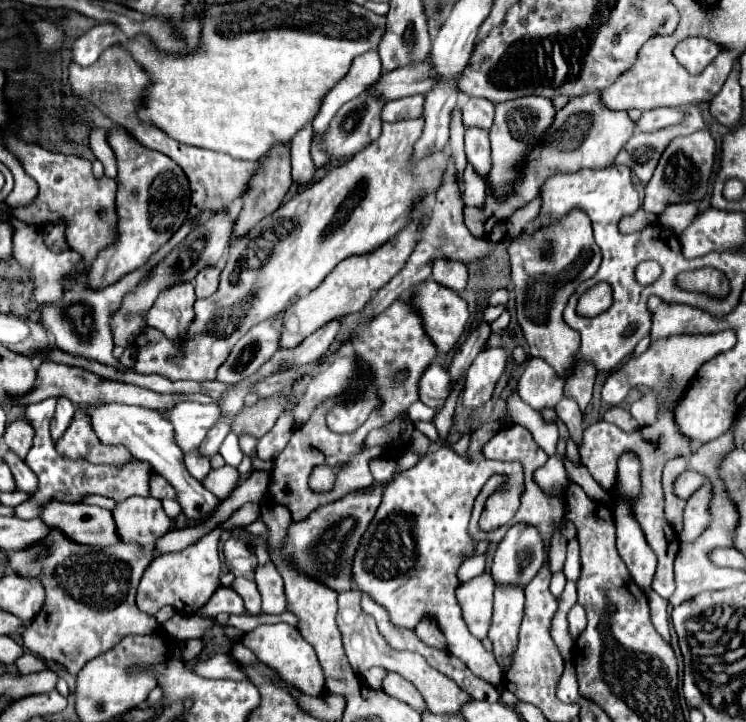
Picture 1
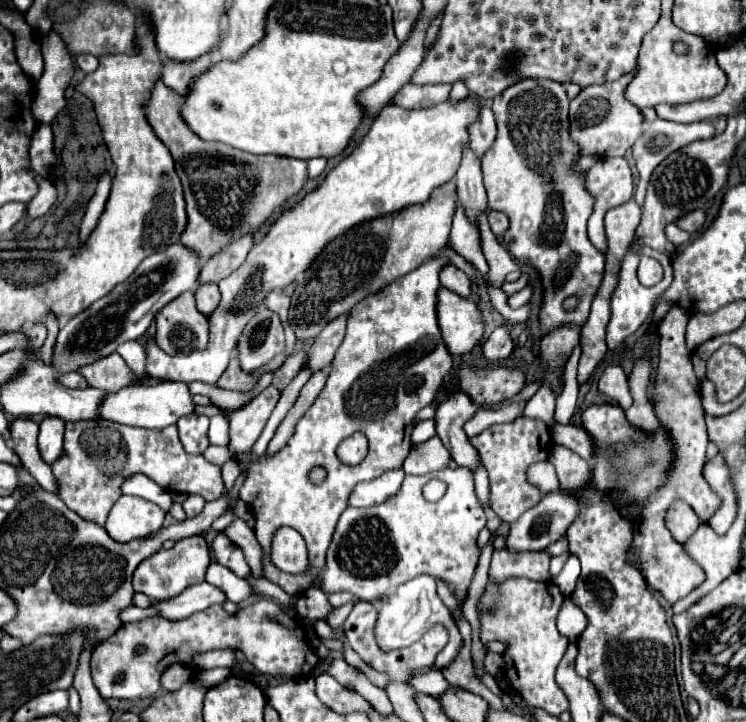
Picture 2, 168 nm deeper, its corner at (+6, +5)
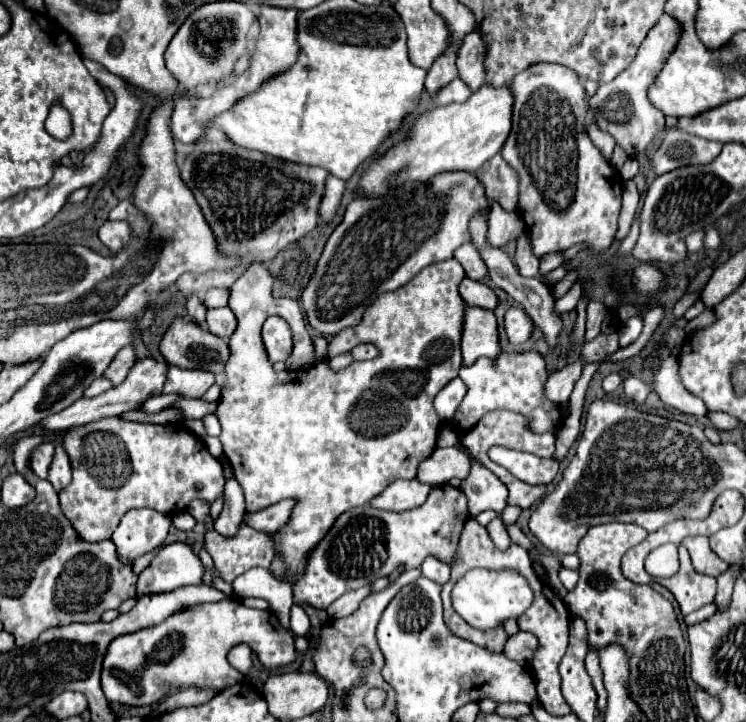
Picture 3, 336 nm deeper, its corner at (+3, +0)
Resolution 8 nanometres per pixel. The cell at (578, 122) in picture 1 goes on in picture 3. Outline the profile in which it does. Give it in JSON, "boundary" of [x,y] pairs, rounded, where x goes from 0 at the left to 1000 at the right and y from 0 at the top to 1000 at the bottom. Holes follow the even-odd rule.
{"boundary":[[[887,21],[858,62],[853,82],[820,115],[804,118],[799,132],[791,137],[791,165],[804,181],[820,187],[826,201],[831,201],[842,217],[853,217],[855,212],[861,212],[869,198],[890,179],[890,159],[869,143],[866,123],[885,101],[890,82],[895,82],[895,76],[903,71],[909,51],[912,35],[901,24]]]}

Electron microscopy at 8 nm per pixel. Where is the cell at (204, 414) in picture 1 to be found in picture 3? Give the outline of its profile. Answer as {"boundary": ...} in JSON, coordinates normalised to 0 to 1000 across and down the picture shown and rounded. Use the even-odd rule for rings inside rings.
{"boundary":[[[204,494],[182,497],[182,503],[174,508],[169,525],[161,533],[145,539],[142,544],[137,544],[131,550],[123,550],[123,553],[110,550],[110,553],[105,553],[102,558],[97,558],[97,564],[80,569],[80,575],[67,575],[64,580],[59,580],[56,589],[64,597],[83,597],[83,594],[107,591],[107,589],[115,589],[115,586],[123,586],[123,583],[134,583],[134,580],[145,580],[145,578],[164,578],[172,569],[188,569],[196,553],[217,544],[223,508],[225,508],[223,503],[214,503],[214,500],[204,497]]]}

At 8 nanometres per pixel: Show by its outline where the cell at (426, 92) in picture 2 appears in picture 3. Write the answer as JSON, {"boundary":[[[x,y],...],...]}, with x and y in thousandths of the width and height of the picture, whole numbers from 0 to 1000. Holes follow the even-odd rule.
{"boundary":[[[609,109],[601,118],[595,118],[590,126],[584,126],[582,145],[601,145],[601,143],[609,143],[609,140],[611,143],[619,143],[630,132],[633,132],[633,126],[617,109]]]}

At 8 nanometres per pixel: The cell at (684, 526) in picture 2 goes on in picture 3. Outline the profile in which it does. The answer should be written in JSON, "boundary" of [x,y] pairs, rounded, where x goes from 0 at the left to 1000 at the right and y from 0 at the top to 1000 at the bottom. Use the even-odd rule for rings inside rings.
{"boundary":[[[933,741],[933,744],[920,744],[914,749],[914,755],[922,760],[925,771],[928,771],[928,783],[933,791],[944,794],[944,796],[954,796],[962,799],[965,794],[971,794],[976,788],[976,780],[971,780],[954,760],[949,752],[949,744]]]}

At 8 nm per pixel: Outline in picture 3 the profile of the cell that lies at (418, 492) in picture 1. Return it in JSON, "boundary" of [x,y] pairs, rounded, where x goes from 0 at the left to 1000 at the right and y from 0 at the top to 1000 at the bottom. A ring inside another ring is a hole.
{"boundary":[[[606,672],[579,675],[574,691],[547,708],[523,711],[501,702],[477,702],[450,719],[445,735],[418,763],[418,774],[408,785],[408,796],[391,810],[394,835],[413,835],[437,843],[445,832],[466,819],[499,810],[509,799],[531,799],[534,788],[563,788],[571,771],[584,771],[598,783],[614,777],[614,752],[622,724],[630,719],[627,691]]]}

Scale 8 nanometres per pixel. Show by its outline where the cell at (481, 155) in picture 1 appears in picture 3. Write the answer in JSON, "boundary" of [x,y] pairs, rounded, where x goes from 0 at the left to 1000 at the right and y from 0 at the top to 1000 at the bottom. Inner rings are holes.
{"boundary":[[[641,292],[630,309],[627,309],[627,317],[630,317],[630,328],[633,328],[633,339],[641,345],[646,361],[651,364],[654,370],[654,381],[660,386],[660,392],[665,398],[670,398],[673,403],[678,403],[689,417],[694,417],[702,431],[710,436],[710,442],[718,447],[718,453],[724,453],[729,458],[729,467],[737,478],[745,478],[751,472],[751,456],[753,456],[753,447],[751,447],[751,439],[743,434],[743,414],[735,403],[735,398],[724,389],[724,386],[705,386],[694,378],[689,361],[670,345],[670,342],[662,342],[654,337],[654,295],[651,292]]]}

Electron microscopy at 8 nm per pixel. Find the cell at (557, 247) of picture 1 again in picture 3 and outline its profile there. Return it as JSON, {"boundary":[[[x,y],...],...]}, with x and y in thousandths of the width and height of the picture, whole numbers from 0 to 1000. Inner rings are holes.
{"boundary":[[[718,87],[708,98],[700,98],[686,109],[684,126],[689,134],[686,148],[686,181],[673,204],[676,223],[694,240],[694,295],[710,325],[713,350],[727,356],[729,350],[748,342],[788,339],[796,353],[810,350],[826,323],[828,295],[831,295],[831,270],[834,270],[834,242],[807,217],[807,212],[794,201],[786,184],[786,129],[761,98],[743,87]]]}

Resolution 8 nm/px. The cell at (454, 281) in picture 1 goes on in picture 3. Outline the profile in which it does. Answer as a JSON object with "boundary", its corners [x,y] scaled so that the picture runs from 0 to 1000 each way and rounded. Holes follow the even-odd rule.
{"boundary":[[[622,384],[617,392],[617,411],[627,420],[627,422],[638,422],[638,425],[649,425],[649,428],[662,428],[668,414],[662,409],[662,403],[643,392],[643,389],[633,389],[630,384]]]}

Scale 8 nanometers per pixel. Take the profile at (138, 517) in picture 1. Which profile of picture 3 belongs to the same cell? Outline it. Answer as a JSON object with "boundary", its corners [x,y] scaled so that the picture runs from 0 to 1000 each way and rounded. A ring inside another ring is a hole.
{"boundary":[[[209,705],[172,708],[150,741],[161,774],[177,777],[223,749],[228,716]]]}

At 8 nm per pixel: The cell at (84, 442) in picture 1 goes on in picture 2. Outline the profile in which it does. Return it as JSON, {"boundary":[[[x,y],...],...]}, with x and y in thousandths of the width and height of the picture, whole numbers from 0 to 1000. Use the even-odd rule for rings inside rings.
{"boundary":[[[146,582],[87,587],[87,629],[71,643],[71,659],[76,665],[76,687],[92,706],[141,729],[149,701],[162,687],[162,670],[178,657],[194,657],[235,684],[267,684],[277,695],[291,693],[302,681],[296,648],[275,637],[272,629],[251,629],[235,587],[221,596],[178,593]]]}

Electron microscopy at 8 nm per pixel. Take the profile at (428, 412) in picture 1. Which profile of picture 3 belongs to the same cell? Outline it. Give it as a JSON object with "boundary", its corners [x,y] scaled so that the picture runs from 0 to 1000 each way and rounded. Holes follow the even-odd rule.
{"boundary":[[[615,522],[603,528],[603,530],[584,547],[584,553],[582,553],[582,566],[584,566],[584,572],[587,572],[587,578],[590,578],[592,586],[601,586],[601,583],[609,578],[611,564],[614,564],[614,558],[622,553],[622,547],[625,547],[625,536],[622,536],[622,528]]]}

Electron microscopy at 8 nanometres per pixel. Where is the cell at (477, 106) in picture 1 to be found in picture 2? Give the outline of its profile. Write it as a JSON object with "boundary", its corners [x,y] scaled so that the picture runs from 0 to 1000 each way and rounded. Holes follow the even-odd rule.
{"boundary":[[[647,147],[645,152],[645,163],[642,169],[629,175],[629,186],[631,186],[631,208],[639,219],[647,219],[647,213],[655,208],[655,202],[661,202],[664,188],[666,188],[666,175],[664,175],[664,163],[655,147]]]}

